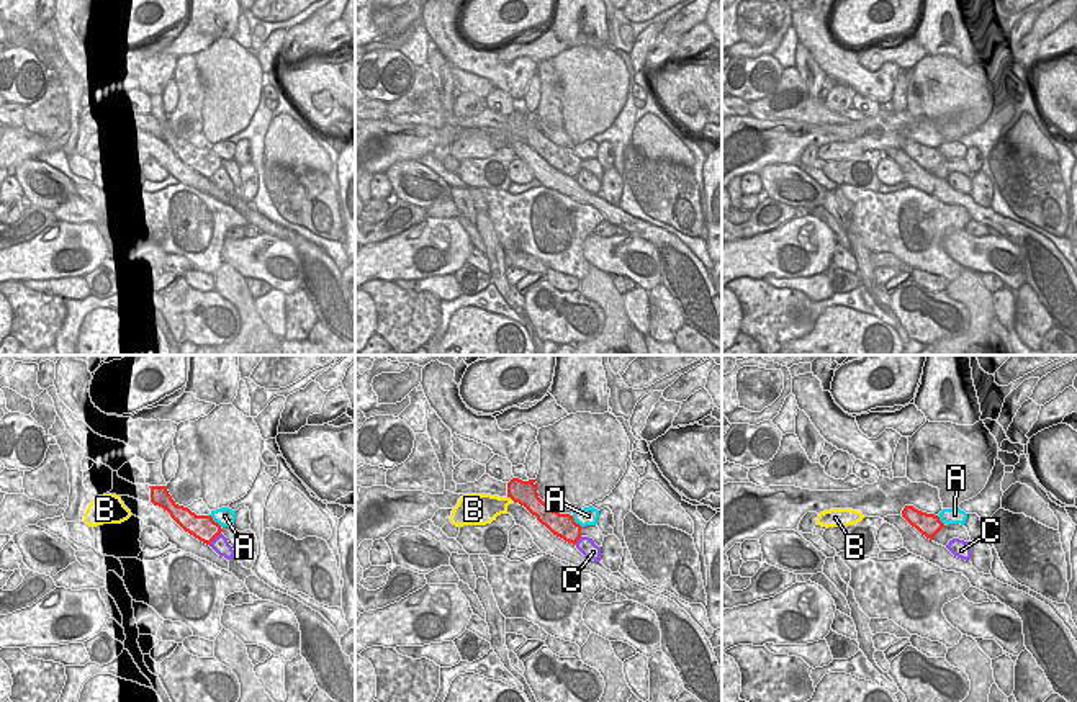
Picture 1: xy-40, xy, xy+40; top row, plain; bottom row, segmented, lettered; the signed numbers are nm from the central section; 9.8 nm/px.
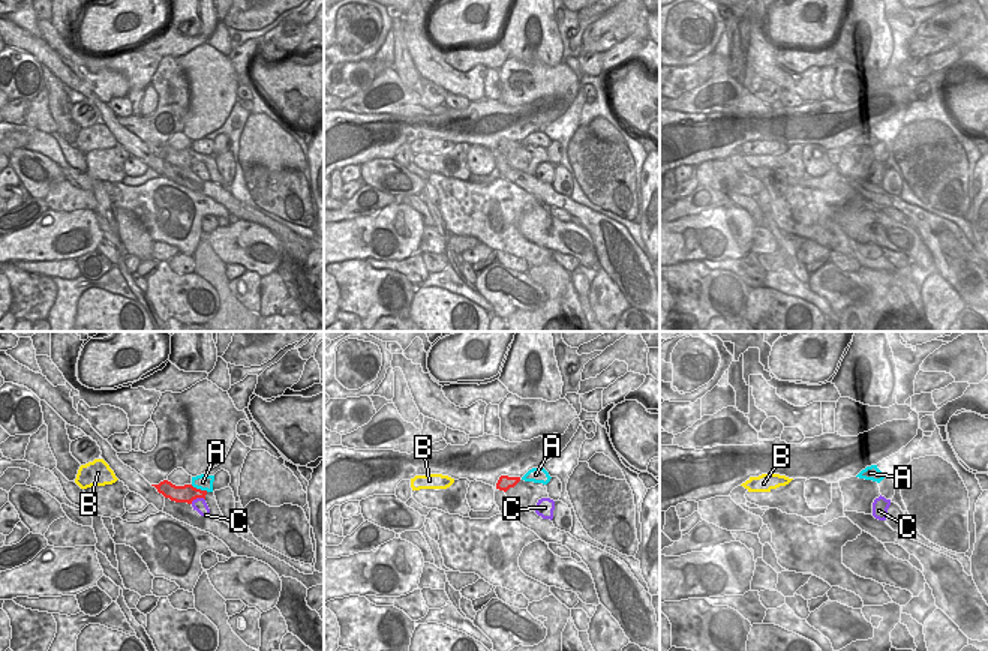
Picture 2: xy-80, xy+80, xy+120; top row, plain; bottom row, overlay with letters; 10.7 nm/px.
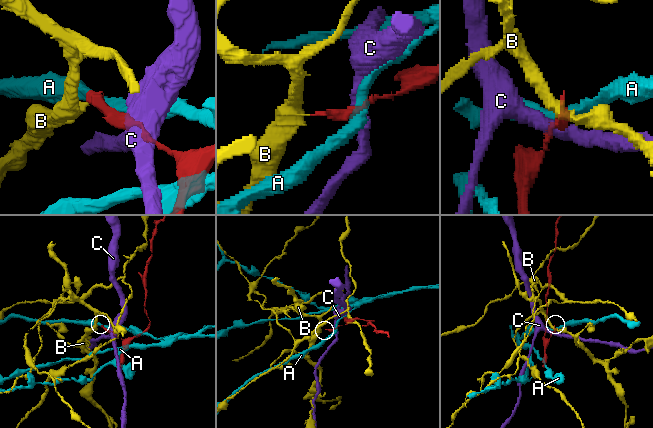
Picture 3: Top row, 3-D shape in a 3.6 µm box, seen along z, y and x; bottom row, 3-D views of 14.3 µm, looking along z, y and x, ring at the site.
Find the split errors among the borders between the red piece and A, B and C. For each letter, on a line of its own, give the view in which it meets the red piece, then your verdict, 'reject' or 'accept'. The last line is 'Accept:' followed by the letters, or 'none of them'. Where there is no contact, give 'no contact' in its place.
A: contact in xy-40; reject
B: contact in xy; reject
C: contact in xy-40; reject
Accept: none of them

